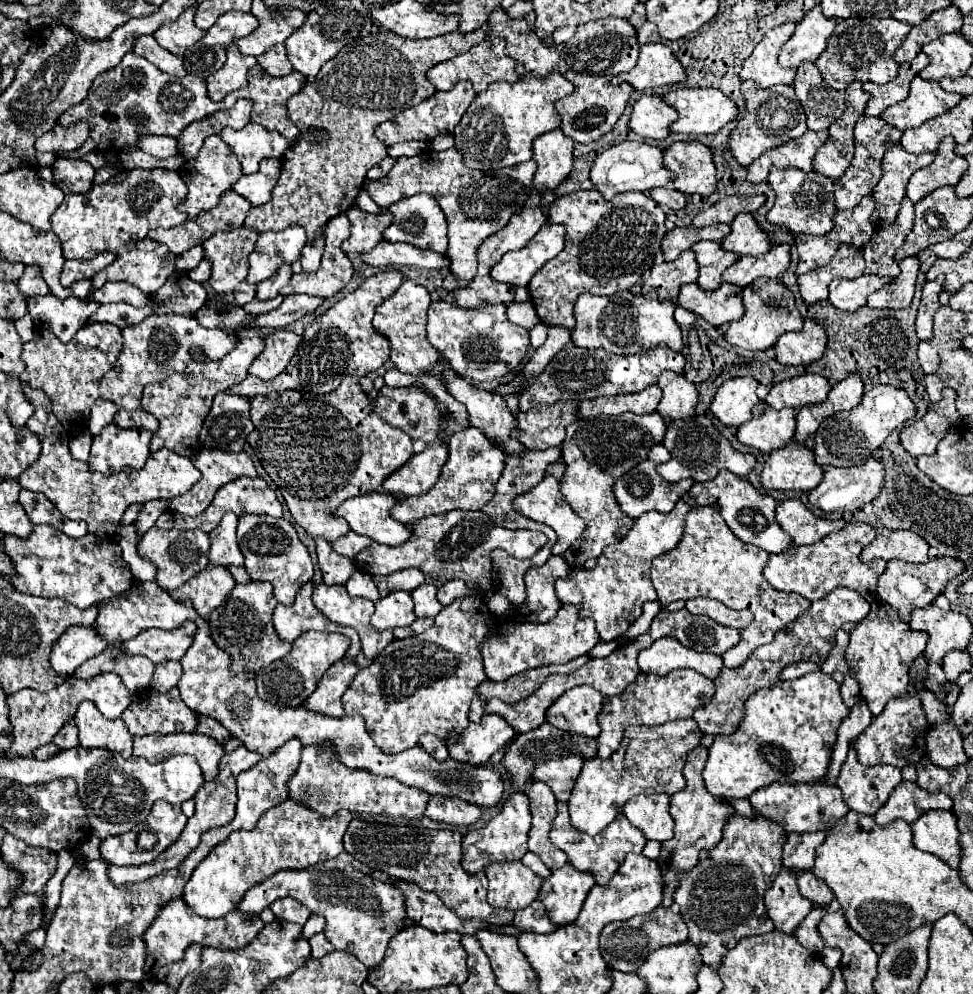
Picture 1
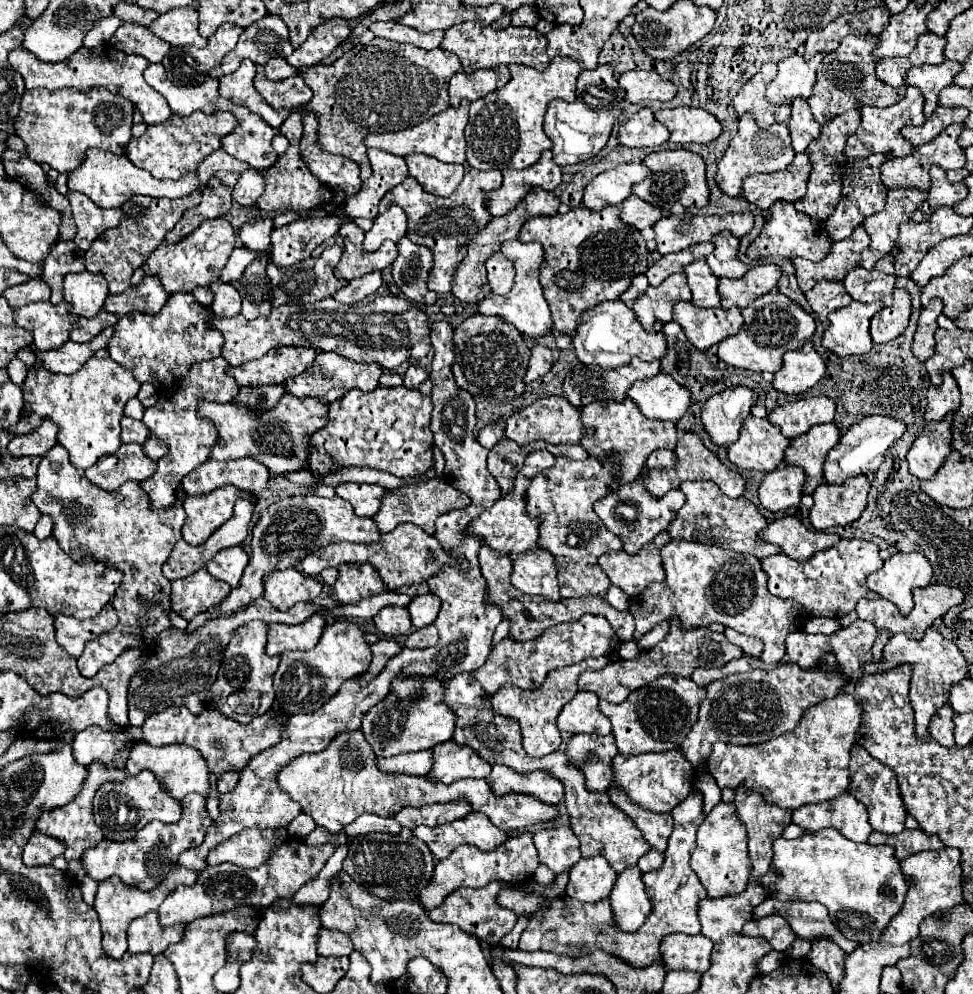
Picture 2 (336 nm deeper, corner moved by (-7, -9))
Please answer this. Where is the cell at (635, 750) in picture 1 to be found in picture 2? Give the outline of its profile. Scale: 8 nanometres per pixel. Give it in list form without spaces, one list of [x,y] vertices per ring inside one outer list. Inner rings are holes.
[[[679,750],[659,754],[647,752],[635,756],[619,754],[613,760],[613,772],[615,772],[615,786],[625,790],[635,804],[651,812],[671,812],[677,804],[681,804],[681,800],[685,800],[685,796],[689,796],[695,780],[691,764]]]

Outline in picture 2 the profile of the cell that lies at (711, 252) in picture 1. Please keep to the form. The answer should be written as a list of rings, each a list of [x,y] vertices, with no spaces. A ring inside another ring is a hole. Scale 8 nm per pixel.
[[[697,260],[689,266],[685,266],[687,284],[693,292],[693,304],[701,308],[713,308],[719,306],[719,292],[717,292],[717,278],[713,278],[709,266],[705,260]]]

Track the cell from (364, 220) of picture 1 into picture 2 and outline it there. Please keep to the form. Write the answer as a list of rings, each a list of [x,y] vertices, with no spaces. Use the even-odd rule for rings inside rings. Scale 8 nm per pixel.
[[[389,206],[383,214],[379,214],[373,222],[373,228],[365,232],[363,248],[367,252],[377,250],[385,240],[399,242],[407,230],[407,216],[401,206]]]

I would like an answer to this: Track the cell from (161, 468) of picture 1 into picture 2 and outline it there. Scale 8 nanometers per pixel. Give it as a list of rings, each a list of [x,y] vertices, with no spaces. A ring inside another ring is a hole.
[[[55,444],[39,464],[33,502],[43,514],[51,516],[53,538],[59,540],[61,548],[73,560],[81,562],[91,556],[95,562],[123,572],[123,584],[113,598],[119,624],[105,636],[97,636],[97,640],[85,644],[77,660],[81,676],[93,678],[103,666],[111,664],[129,648],[151,656],[157,648],[159,634],[171,628],[171,582],[163,576],[161,566],[169,558],[175,542],[181,540],[181,528],[185,524],[185,510],[181,508],[183,498],[167,510],[155,510],[137,482],[125,482],[119,490],[105,492],[85,480],[85,470],[73,468],[67,450]]]

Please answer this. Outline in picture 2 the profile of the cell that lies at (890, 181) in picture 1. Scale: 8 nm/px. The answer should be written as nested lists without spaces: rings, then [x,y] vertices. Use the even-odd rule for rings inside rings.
[[[917,188],[889,190],[885,210],[869,216],[863,222],[863,228],[871,238],[869,250],[875,254],[863,254],[861,266],[871,268],[879,258],[883,258],[893,250],[895,240],[899,236],[899,230],[897,230],[899,224],[911,220],[911,214],[921,206],[921,202],[925,202],[925,196],[927,192],[921,192]]]

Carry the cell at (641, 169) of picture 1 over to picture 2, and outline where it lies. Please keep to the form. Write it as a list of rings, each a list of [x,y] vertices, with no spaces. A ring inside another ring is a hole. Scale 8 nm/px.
[[[641,162],[605,170],[587,184],[583,192],[583,206],[587,206],[589,210],[601,210],[609,204],[619,206],[631,194],[631,186],[645,180],[647,176],[649,168],[645,168],[645,164]]]

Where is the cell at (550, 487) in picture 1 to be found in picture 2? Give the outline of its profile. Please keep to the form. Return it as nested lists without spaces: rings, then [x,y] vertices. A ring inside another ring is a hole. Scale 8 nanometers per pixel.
[[[539,450],[539,452],[531,452],[527,458],[525,458],[525,464],[523,468],[519,470],[517,478],[515,478],[515,484],[513,484],[513,490],[507,492],[505,496],[501,496],[489,510],[481,512],[467,528],[467,536],[477,536],[481,538],[481,542],[493,550],[499,550],[503,554],[509,554],[509,556],[517,556],[521,552],[533,552],[533,550],[539,550],[537,546],[537,536],[539,536],[539,520],[537,518],[527,518],[525,516],[525,490],[529,488],[531,484],[531,478],[539,472],[543,472],[545,468],[551,468],[555,462],[555,456],[551,452],[545,452],[545,450]]]

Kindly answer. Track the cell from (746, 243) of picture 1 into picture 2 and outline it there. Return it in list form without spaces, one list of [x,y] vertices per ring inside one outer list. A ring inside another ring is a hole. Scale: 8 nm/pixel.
[[[719,232],[713,236],[715,250],[707,256],[707,264],[717,278],[741,278],[747,266],[737,258],[739,240],[731,232]]]

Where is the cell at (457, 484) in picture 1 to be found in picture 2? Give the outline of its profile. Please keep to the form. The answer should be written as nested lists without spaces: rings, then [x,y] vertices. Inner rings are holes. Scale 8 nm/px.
[[[429,478],[429,480],[419,482],[419,484],[405,484],[405,486],[387,490],[383,500],[381,500],[381,508],[377,510],[377,516],[373,516],[373,520],[379,528],[379,532],[389,532],[401,522],[413,522],[419,528],[423,528],[427,534],[433,534],[435,532],[433,524],[441,514],[451,512],[455,508],[465,508],[469,502],[471,500],[463,492],[451,488],[445,480]]]

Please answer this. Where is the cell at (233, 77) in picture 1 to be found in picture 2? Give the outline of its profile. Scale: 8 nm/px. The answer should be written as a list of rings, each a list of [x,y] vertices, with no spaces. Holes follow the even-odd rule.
[[[243,60],[241,66],[235,72],[225,74],[225,76],[219,78],[219,90],[221,90],[219,94],[229,98],[235,104],[247,106],[251,112],[259,114],[265,122],[269,122],[273,128],[279,128],[287,120],[287,116],[299,111],[302,105],[297,106],[297,108],[291,108],[291,110],[269,108],[269,104],[265,104],[265,100],[261,98],[261,94],[253,86],[255,74],[257,74],[257,70],[255,70],[253,62]]]

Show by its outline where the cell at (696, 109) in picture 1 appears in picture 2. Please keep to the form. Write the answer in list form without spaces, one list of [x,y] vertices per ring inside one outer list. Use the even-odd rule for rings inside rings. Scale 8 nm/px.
[[[665,108],[655,114],[655,120],[659,120],[663,126],[671,132],[673,144],[685,144],[685,142],[701,142],[707,144],[715,140],[721,134],[719,120],[709,114],[703,108]]]

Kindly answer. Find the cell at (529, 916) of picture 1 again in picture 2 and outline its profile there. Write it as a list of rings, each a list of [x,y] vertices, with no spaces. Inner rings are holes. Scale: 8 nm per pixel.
[[[689,794],[671,814],[675,820],[675,830],[669,838],[665,864],[659,870],[645,872],[641,876],[645,884],[645,892],[651,902],[651,914],[649,918],[645,918],[643,926],[637,932],[621,932],[615,926],[609,898],[593,904],[581,904],[579,900],[573,900],[569,896],[557,896],[545,912],[539,912],[529,920],[529,924],[521,934],[519,950],[527,950],[527,952],[547,950],[555,954],[565,954],[569,958],[577,958],[579,952],[587,954],[587,952],[603,950],[607,954],[617,956],[621,962],[633,968],[645,968],[661,960],[659,944],[663,936],[671,932],[699,934],[701,924],[697,918],[697,904],[703,898],[707,898],[707,894],[705,888],[701,886],[701,880],[697,880],[697,874],[691,870],[689,860],[691,860],[691,850],[695,848],[695,832],[705,818],[705,814],[701,812],[701,796]]]

